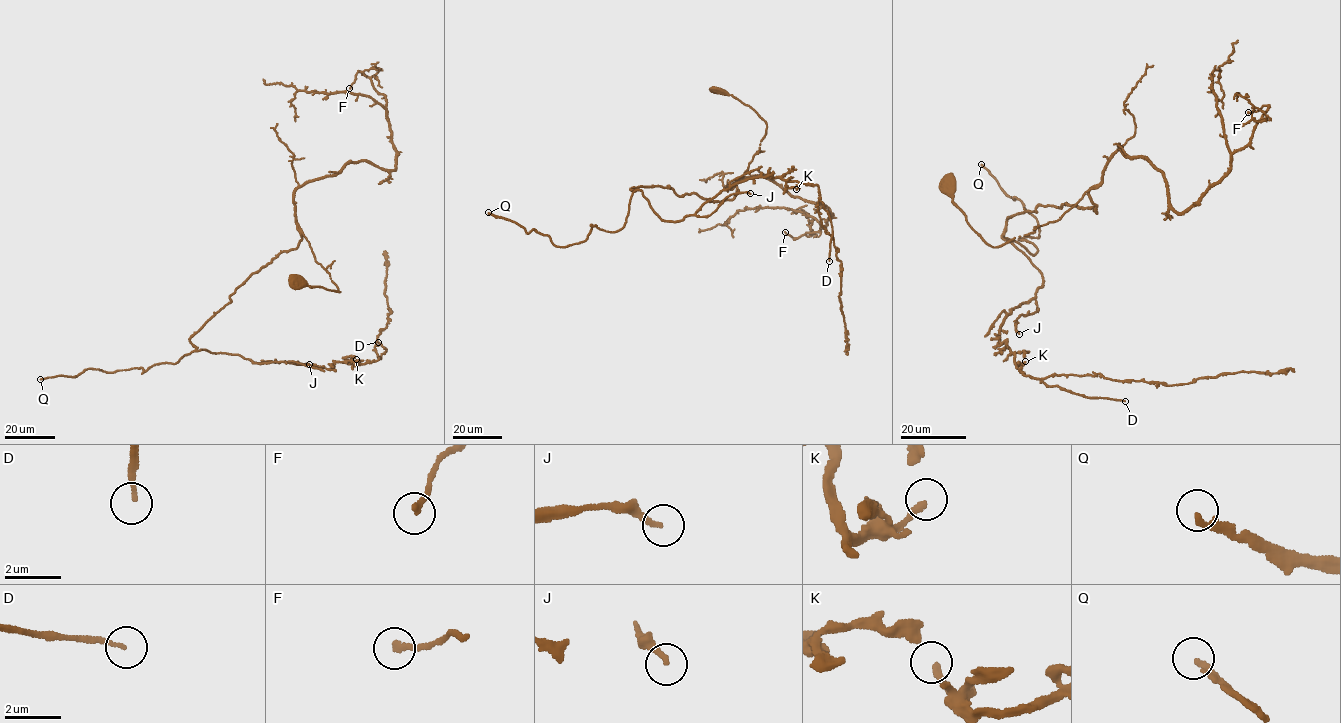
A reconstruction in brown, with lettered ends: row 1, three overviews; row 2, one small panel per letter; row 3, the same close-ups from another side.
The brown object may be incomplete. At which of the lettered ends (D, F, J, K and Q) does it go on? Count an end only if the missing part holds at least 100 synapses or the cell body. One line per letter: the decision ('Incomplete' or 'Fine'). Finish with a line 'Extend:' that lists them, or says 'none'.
D: Incomplete
F: Fine
J: Fine
K: Fine
Q: Incomplete
Extend: D, Q

